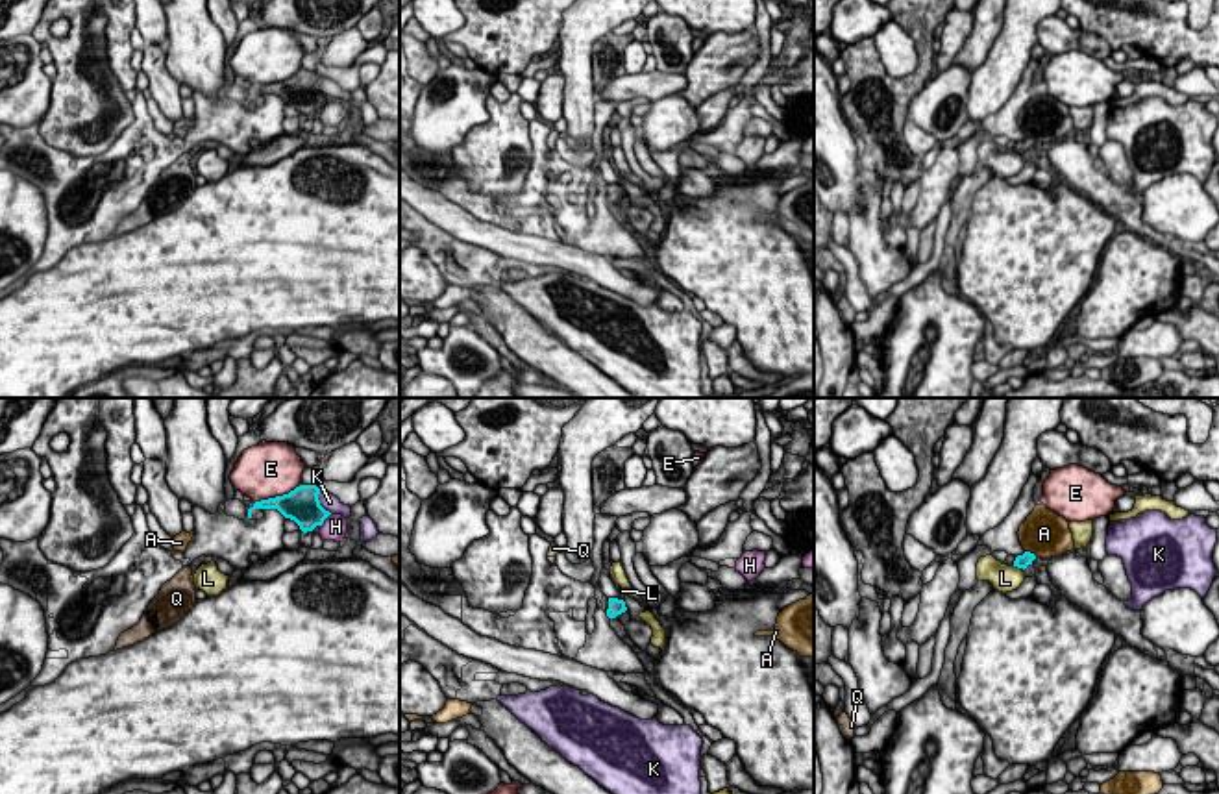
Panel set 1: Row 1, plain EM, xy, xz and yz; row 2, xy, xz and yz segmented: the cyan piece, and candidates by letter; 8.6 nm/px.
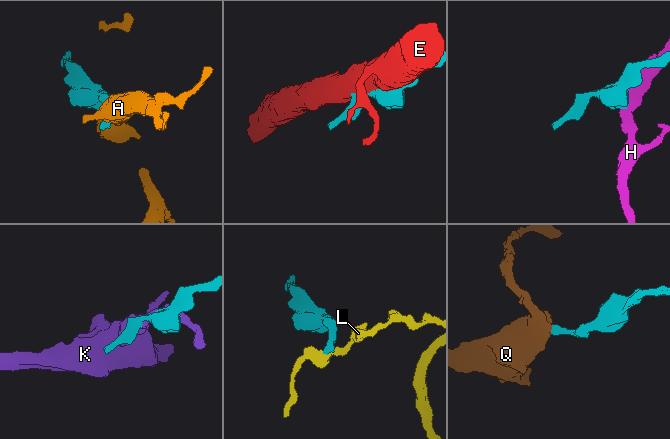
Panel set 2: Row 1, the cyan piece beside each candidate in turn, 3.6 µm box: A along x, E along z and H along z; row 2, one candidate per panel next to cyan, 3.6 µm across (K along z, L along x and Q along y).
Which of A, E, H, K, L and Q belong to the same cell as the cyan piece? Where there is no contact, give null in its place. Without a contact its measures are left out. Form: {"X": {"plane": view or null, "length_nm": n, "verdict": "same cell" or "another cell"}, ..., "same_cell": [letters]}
{"A": {"plane": "yz", "length_nm": 120, "verdict": "another cell"}, "E": {"plane": "xy", "length_nm": 440, "verdict": "another cell"}, "H": {"plane": "xy", "length_nm": 150, "verdict": "another cell"}, "K": {"plane": "xy", "length_nm": 240, "verdict": "another cell"}, "L": {"plane": "yz", "length_nm": 120, "verdict": "another cell"}, "Q": {"plane": "xz", "length_nm": 100, "verdict": "same cell"}, "same_cell": ["Q"]}

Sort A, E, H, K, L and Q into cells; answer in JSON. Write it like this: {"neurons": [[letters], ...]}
{"neurons": [["A"], ["E"], ["H"], ["K"], ["L"], ["Q"]]}

